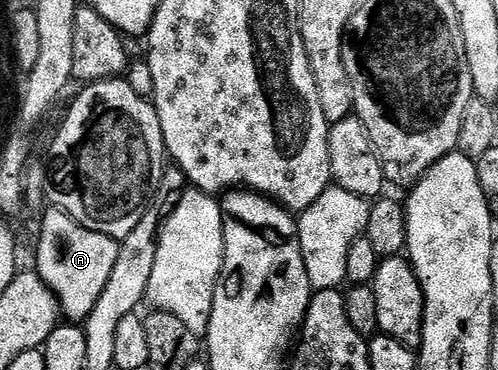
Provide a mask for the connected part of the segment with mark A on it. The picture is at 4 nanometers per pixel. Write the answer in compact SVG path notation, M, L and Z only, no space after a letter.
M48 207L40 221L40 238L36 241L36 265L34 272L46 283L46 287L60 305L60 312L69 322L83 322L94 309L114 262L118 259L120 241L98 231L82 227L70 215L55 207Z

